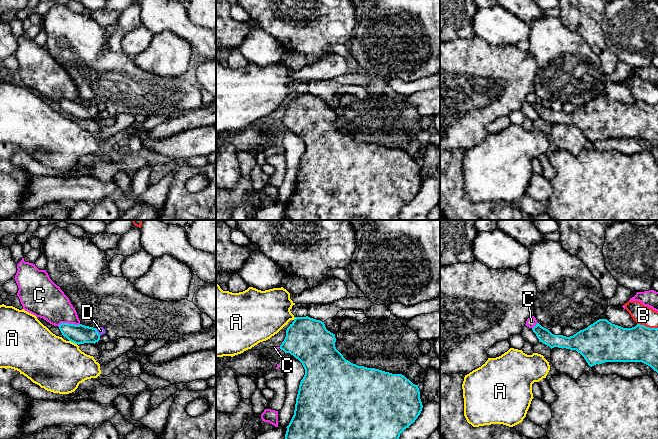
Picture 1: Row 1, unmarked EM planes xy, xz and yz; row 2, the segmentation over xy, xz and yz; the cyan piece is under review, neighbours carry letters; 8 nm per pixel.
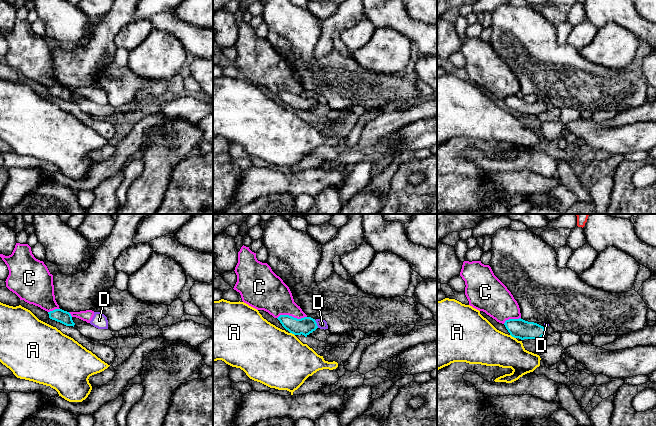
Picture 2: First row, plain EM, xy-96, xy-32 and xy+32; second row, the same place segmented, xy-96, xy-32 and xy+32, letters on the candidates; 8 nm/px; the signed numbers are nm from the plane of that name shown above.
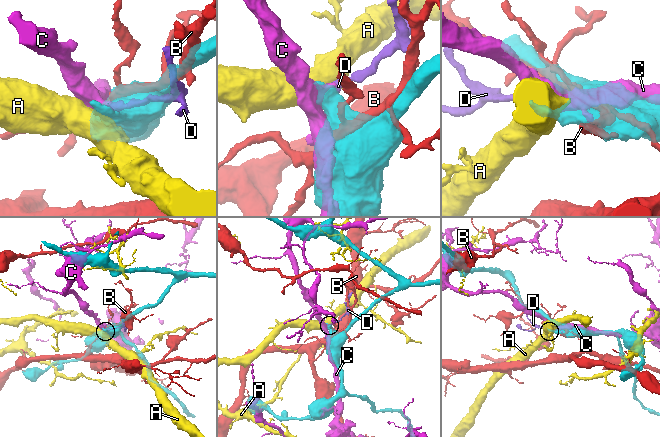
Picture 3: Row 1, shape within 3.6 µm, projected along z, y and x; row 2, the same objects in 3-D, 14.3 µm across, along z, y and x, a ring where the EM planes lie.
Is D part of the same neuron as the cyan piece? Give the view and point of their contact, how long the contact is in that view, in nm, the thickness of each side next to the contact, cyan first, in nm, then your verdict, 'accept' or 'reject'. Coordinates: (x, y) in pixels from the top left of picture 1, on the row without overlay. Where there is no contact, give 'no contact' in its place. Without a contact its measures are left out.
contact xy (97, 108); length 80 nm; calibres 160 and 60 nm; reject

